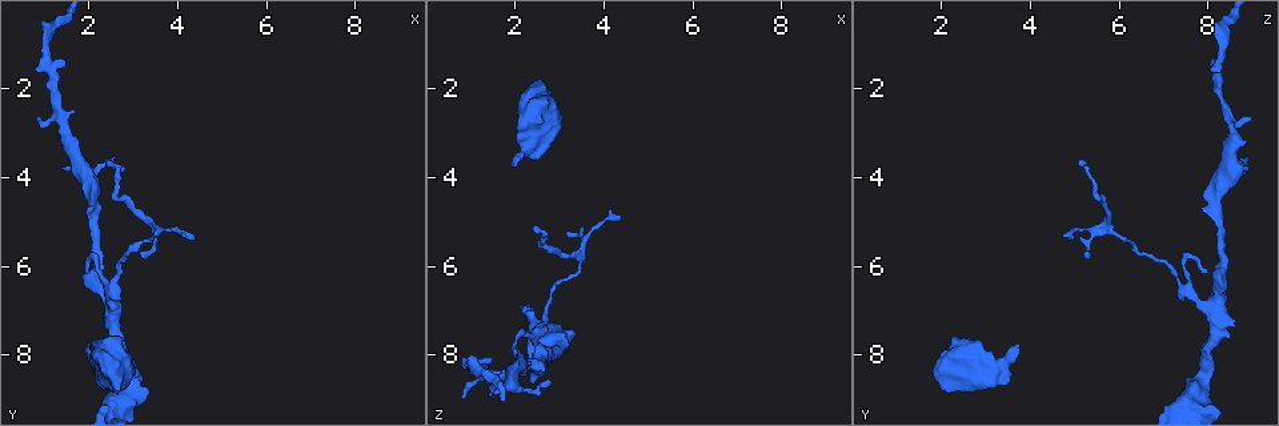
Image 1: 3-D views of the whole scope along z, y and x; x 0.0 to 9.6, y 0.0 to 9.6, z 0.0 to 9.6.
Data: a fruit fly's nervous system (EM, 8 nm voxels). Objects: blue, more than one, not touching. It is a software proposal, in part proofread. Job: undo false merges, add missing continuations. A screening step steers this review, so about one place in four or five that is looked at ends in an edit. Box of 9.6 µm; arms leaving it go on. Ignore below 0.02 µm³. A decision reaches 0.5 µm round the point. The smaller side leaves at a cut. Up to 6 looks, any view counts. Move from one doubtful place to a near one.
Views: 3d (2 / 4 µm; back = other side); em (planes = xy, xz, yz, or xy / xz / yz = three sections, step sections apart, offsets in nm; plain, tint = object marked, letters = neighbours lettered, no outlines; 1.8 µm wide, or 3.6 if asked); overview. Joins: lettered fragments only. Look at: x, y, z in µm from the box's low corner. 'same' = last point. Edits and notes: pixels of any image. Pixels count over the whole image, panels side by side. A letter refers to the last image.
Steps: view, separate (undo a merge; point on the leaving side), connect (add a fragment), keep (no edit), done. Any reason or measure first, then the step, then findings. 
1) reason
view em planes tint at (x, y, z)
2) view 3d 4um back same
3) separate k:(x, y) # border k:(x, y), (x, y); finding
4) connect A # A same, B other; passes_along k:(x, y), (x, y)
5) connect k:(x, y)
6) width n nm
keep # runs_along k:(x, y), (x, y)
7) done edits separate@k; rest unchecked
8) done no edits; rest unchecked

branch stops here
view em yz step 4 letters at (4.35, 5.30, 4.90)

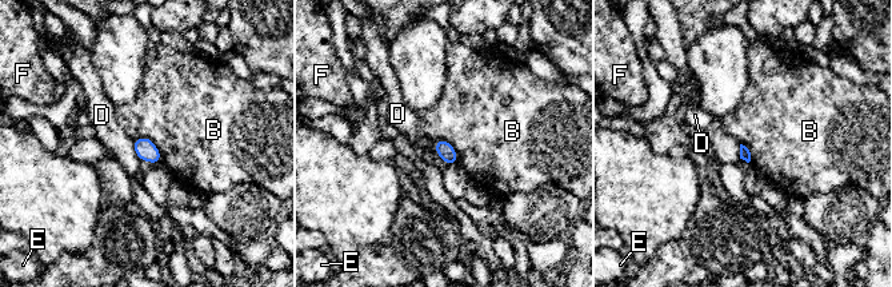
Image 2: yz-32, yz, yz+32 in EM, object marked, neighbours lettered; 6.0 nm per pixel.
keep # B other, D other, E other, F other; border 2:(134, 140), (148, 138), (162, 159); none of them fits

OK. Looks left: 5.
sudden change in width
view 3d 4um at (3.00, 8.50, 7.80)

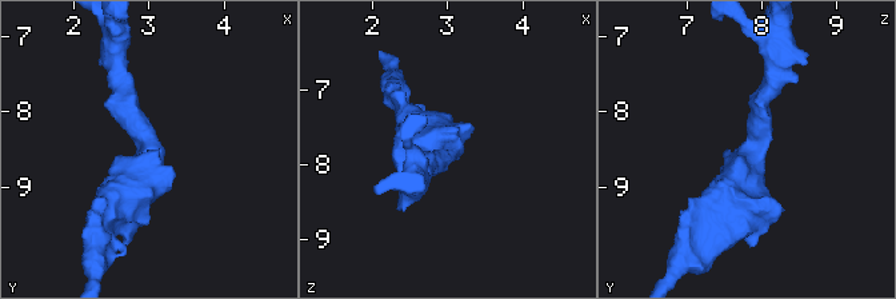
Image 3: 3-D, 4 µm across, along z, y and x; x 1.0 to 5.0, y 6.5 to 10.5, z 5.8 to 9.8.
arm_widths 280, 600 nm; now the EM
view em planes letters at (3.00, 8.50, 7.85)

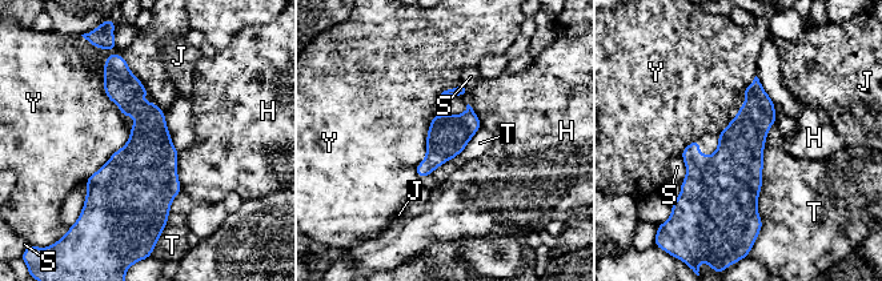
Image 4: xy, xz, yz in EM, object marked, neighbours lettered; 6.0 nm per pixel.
keep # H other, J other, S other, T other, Y other; border 4:(107, 56), (104, 93), (123, 115); one cell here

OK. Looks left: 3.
an open end
view 3d 4um at (0.80, 2.65, 9.00)

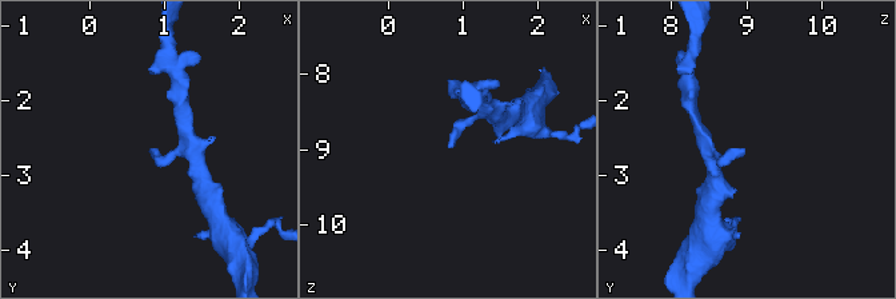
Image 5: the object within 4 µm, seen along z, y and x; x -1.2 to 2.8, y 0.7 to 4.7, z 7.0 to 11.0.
now the EM
view em planes letters at (0.80, 2.70, 8.95)

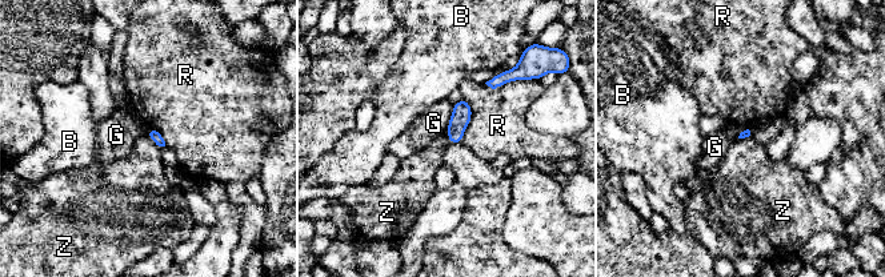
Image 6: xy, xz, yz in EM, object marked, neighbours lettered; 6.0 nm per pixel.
keep # B other, G other, R other, Z other; border 6:(147, 135), (160, 147); no lettered fragment goes on from it

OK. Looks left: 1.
done no edits; rest unchecked

